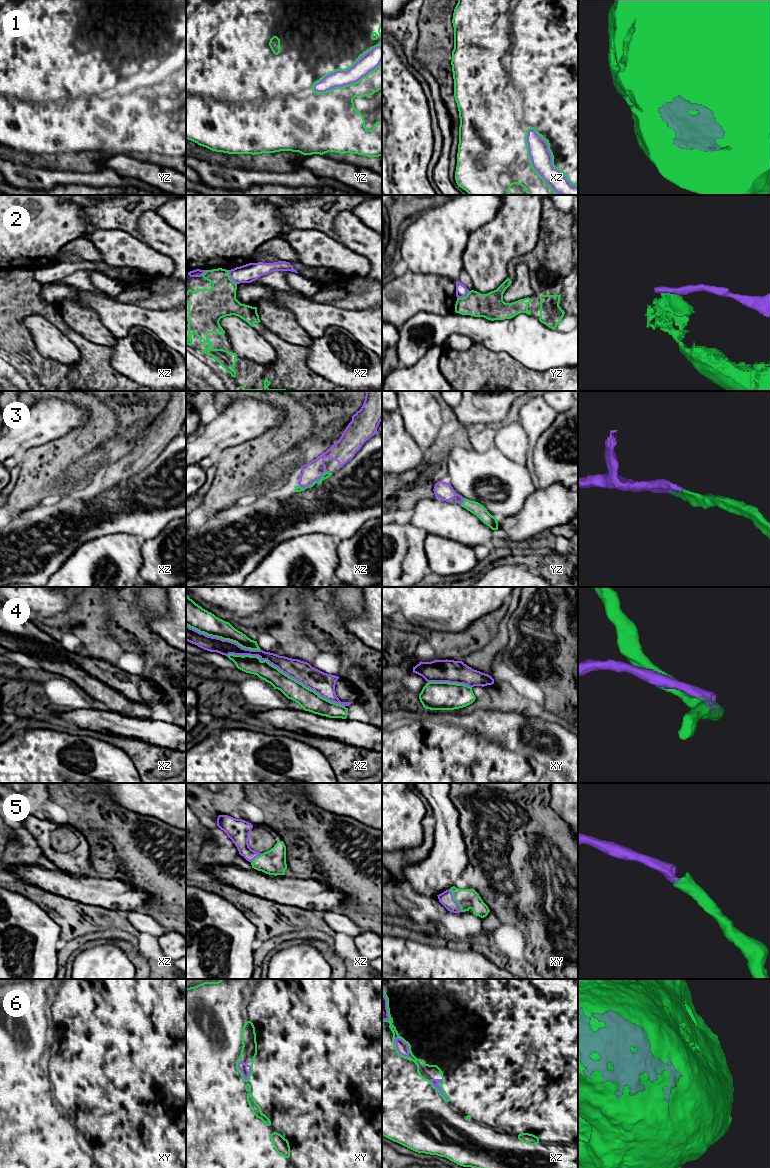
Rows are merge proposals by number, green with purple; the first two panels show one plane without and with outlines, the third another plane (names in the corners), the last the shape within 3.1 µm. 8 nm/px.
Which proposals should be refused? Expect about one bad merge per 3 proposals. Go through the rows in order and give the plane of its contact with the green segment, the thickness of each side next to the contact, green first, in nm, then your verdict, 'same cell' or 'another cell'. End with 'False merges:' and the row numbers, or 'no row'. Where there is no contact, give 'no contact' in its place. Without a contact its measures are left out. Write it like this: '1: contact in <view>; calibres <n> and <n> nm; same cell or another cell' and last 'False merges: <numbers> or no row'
1: contact in yz; calibres 480 and 150 nm; same cell
2: contact in xz; calibres 260 and 150 nm; another cell
3: contact in xz; calibres 50 and 160 nm; same cell
4: contact in xz; calibres 160 and 170 nm; another cell
5: contact in xy; calibres 160 and 110 nm; same cell
6: contact in xz; calibres 500 and 50 nm; same cell
False merges: 2, 4

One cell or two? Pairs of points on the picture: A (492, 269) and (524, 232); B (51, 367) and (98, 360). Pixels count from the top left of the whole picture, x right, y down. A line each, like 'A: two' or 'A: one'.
A: one
B: one

